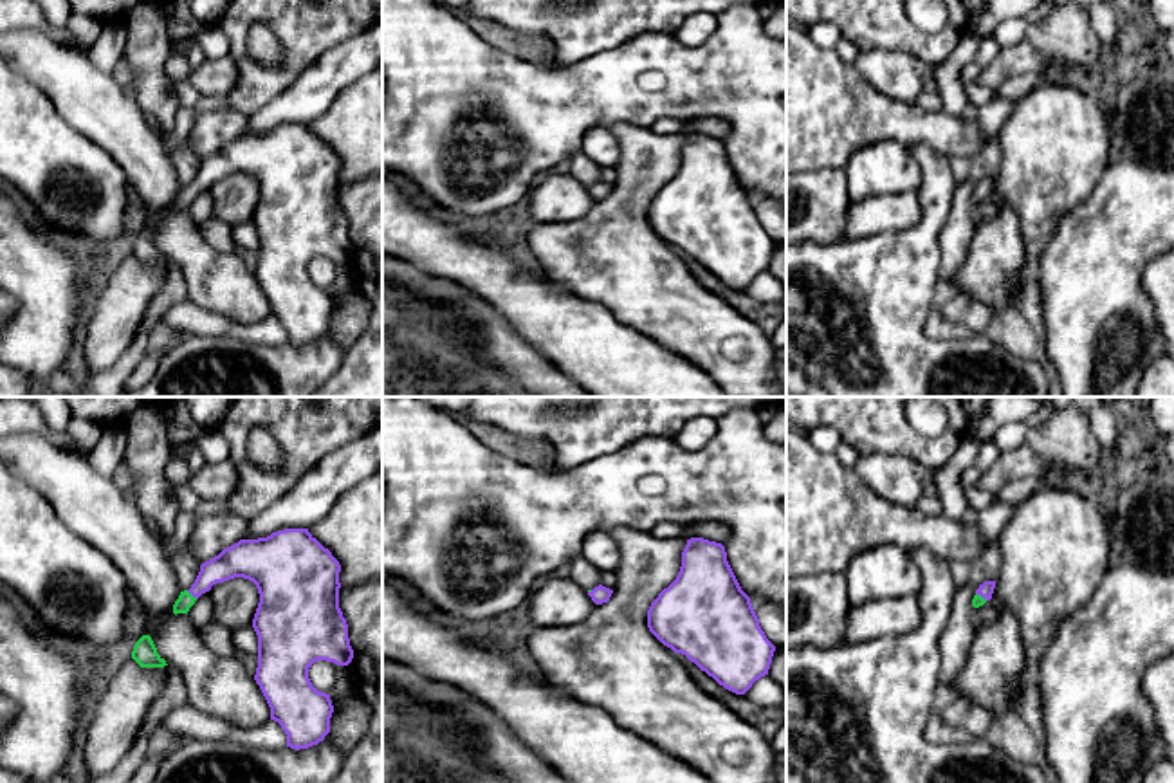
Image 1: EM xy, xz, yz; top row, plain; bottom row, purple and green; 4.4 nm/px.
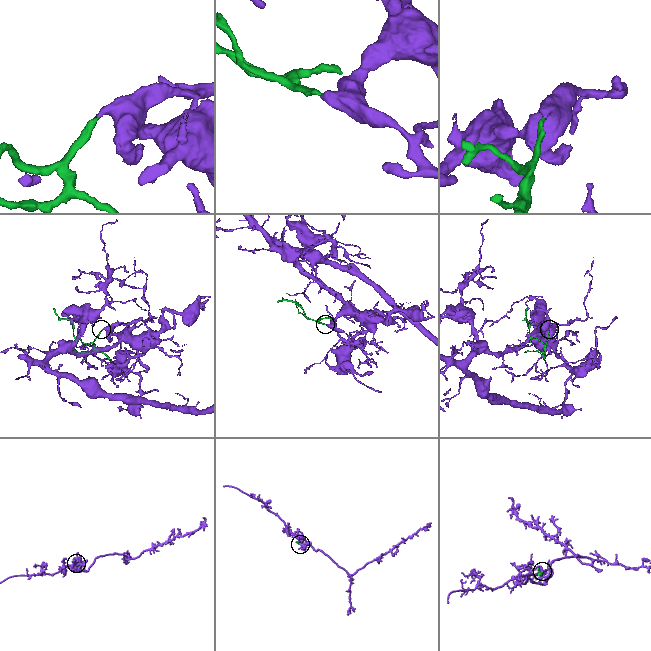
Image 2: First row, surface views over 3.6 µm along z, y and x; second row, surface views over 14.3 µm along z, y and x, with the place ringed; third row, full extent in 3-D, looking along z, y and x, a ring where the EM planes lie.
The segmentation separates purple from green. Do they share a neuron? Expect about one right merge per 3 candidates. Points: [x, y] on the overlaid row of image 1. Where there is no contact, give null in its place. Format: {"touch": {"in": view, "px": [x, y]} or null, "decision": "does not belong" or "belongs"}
{"touch": {"in": "xy", "px": [192, 594]}, "decision": "belongs"}

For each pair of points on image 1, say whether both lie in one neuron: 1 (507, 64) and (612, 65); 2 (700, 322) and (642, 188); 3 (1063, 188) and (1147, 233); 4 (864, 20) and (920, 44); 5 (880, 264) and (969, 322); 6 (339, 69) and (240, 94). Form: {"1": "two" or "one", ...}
{"1": "one", "2": "one", "3": "two", "4": "one", "5": "two", "6": "two"}

